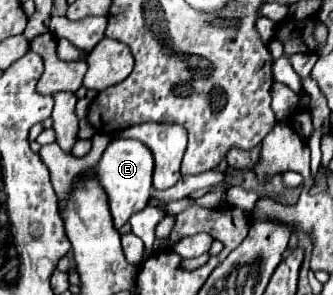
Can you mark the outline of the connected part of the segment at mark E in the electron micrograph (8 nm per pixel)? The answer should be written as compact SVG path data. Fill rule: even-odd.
M114 138L104 150L96 166L96 178L108 196L108 206L110 206L110 214L114 218L116 230L120 230L130 220L132 214L146 208L150 190L152 190L152 170L154 170L154 158L150 150L138 140Z

